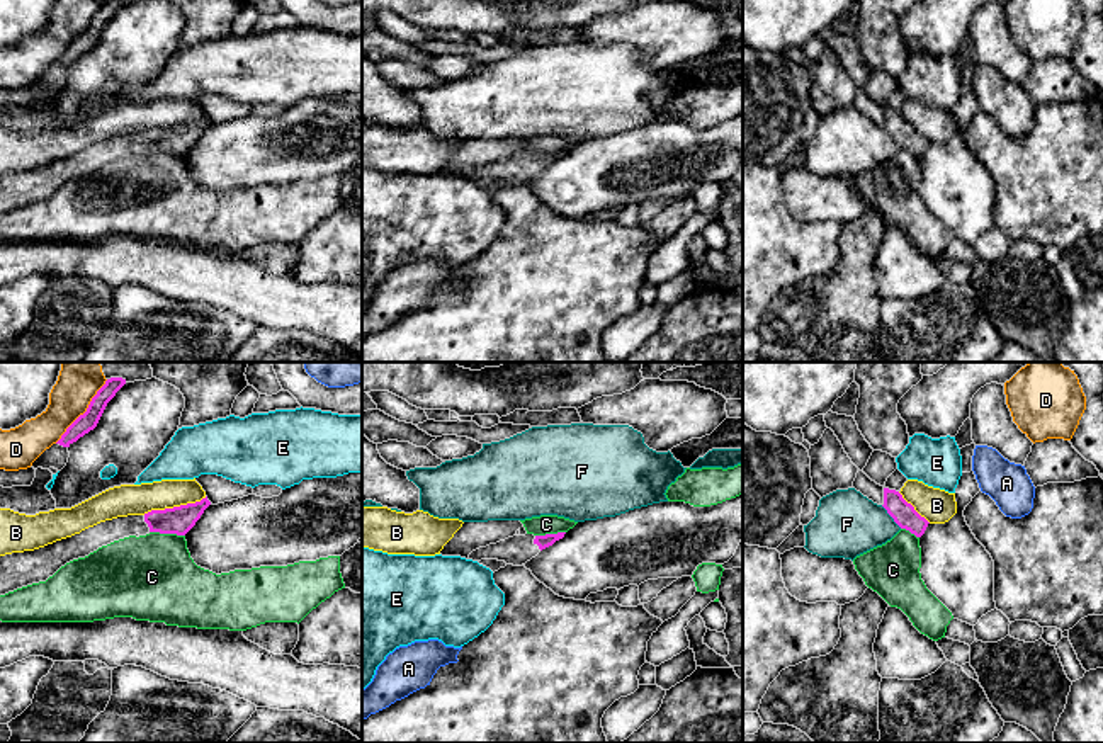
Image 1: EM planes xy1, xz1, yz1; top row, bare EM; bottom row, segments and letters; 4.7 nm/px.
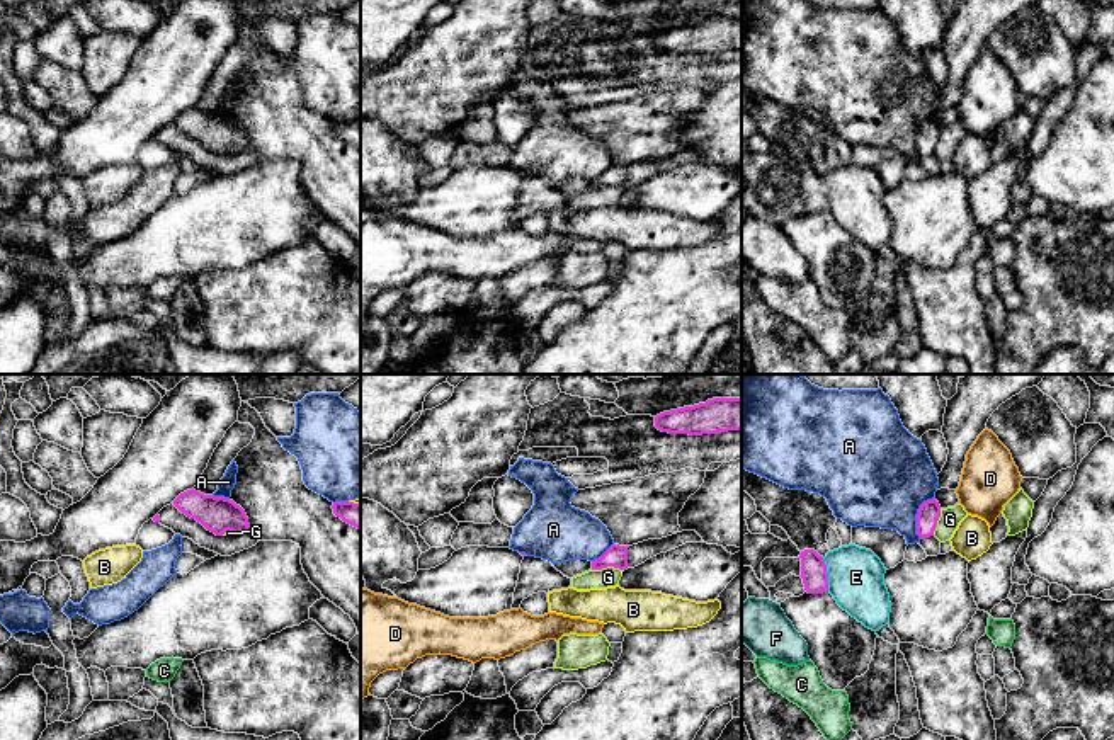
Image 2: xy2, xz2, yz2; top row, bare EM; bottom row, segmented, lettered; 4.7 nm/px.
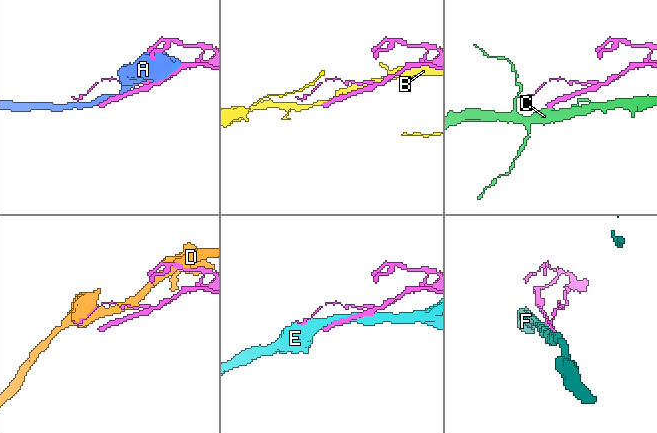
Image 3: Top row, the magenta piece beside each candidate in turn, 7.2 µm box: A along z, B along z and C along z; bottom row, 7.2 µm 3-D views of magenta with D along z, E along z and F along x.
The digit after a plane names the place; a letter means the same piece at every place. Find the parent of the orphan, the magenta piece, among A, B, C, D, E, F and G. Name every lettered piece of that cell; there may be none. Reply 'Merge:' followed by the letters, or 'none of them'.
Merge: none of them

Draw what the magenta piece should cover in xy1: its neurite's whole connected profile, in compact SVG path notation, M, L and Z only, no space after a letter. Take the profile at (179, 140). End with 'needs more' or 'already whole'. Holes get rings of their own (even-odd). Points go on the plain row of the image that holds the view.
M206 116L195 122L151 129L144 134L117 136L44 167L0 175L0 214L46 201L66 182L129 155L150 151L185 155L209 124Z; needs more

